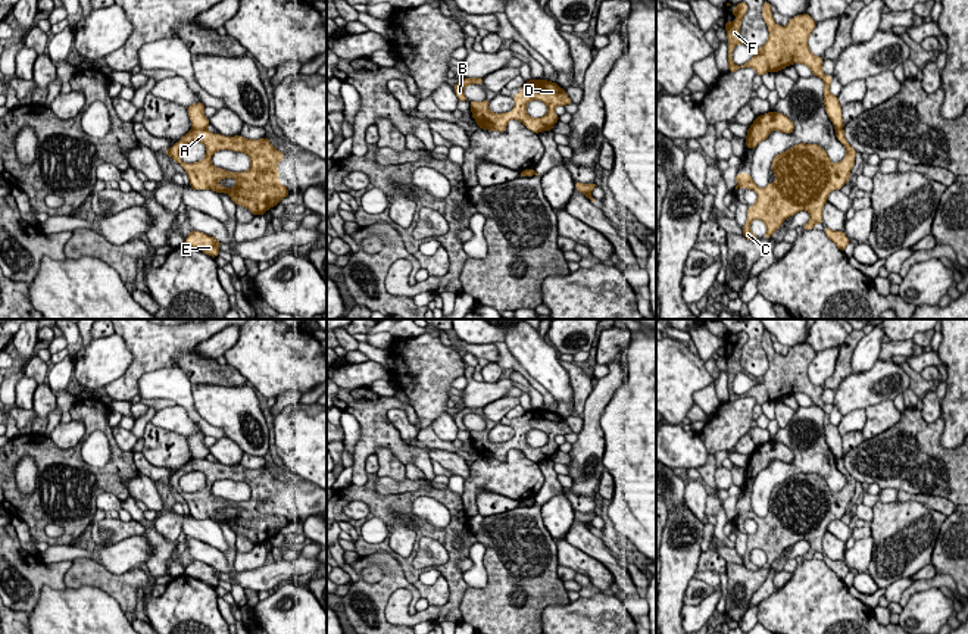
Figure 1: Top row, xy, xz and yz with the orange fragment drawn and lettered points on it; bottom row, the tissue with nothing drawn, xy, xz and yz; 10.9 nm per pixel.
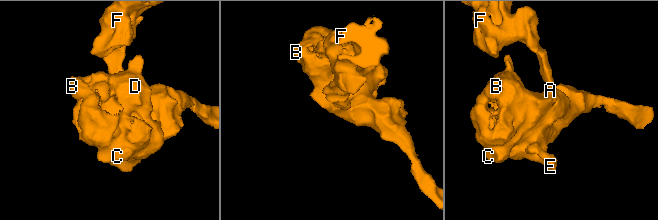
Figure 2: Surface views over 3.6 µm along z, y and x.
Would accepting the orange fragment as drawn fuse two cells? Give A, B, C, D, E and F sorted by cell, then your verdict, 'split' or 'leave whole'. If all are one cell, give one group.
A B C D E / F; split

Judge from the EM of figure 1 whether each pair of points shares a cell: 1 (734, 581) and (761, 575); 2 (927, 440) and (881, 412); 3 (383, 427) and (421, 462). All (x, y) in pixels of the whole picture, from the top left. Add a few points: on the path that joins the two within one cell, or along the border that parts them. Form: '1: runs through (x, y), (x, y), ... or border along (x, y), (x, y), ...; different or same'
1: runs through (740, 581), (755, 578); same
2: border along (902, 414), (895, 424), (868, 439); different
3: runs through (390, 437), (411, 455); same

